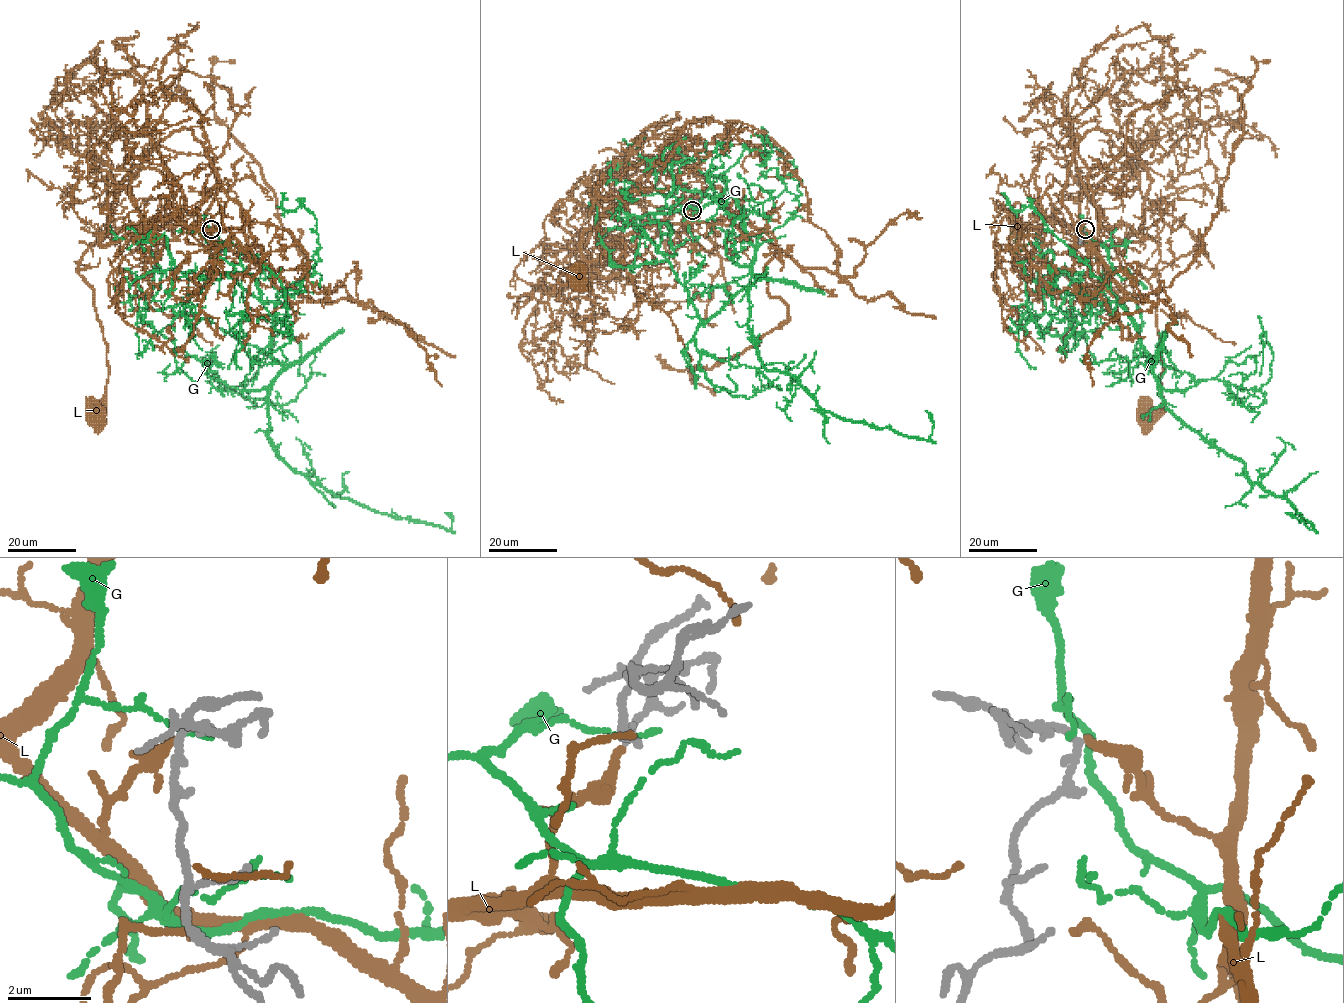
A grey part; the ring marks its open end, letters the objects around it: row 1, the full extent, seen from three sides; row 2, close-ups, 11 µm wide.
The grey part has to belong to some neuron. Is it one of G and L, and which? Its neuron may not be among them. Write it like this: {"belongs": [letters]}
{"belongs": ["L"]}

